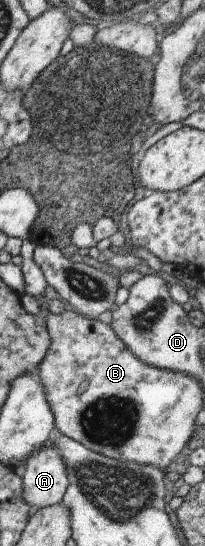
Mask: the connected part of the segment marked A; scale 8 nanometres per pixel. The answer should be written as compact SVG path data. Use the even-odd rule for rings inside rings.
M51 441L45 444L39 454L27 459L20 476L23 481L21 498L30 507L42 510L63 501L69 482L67 469Z

